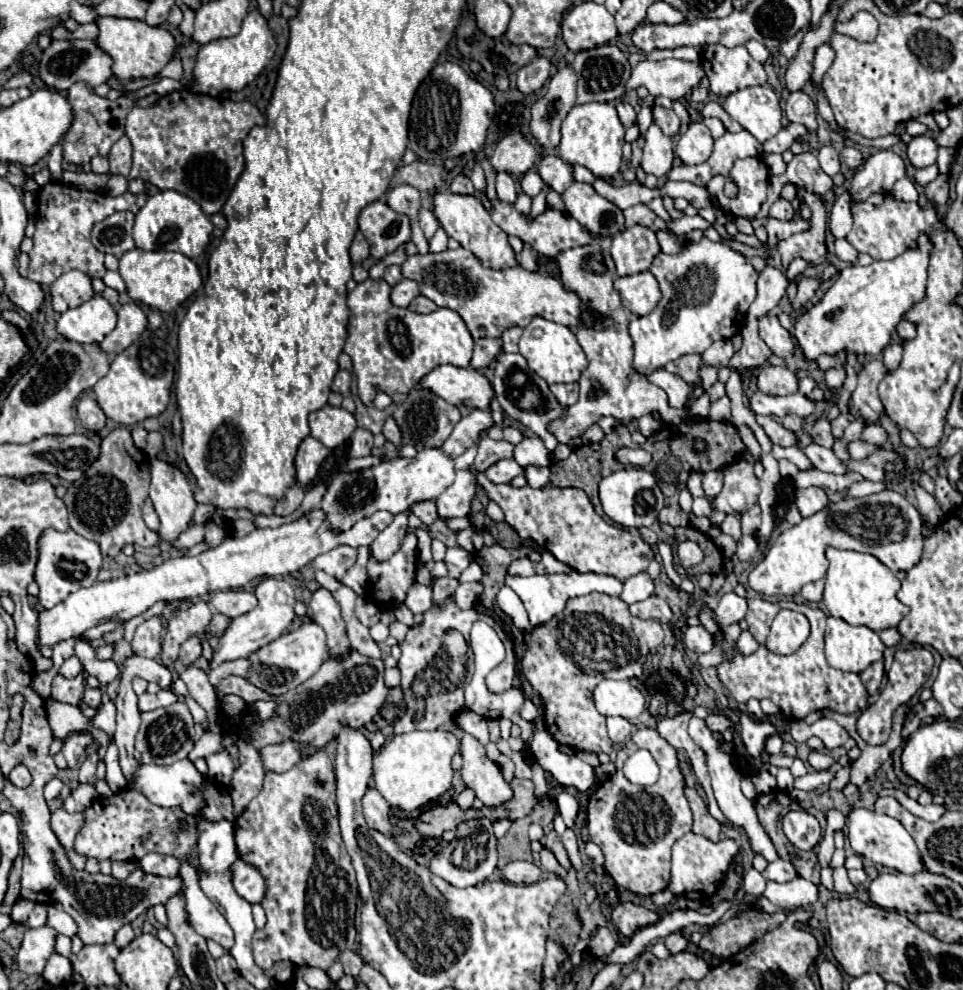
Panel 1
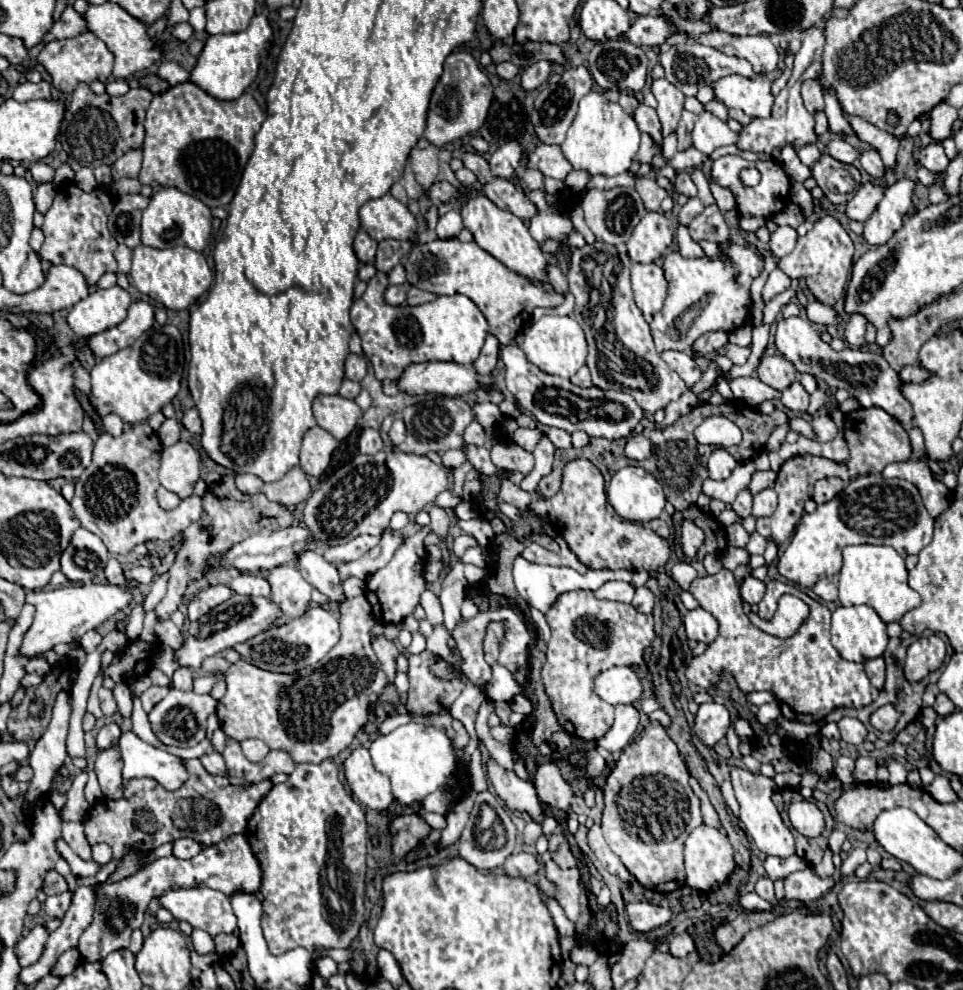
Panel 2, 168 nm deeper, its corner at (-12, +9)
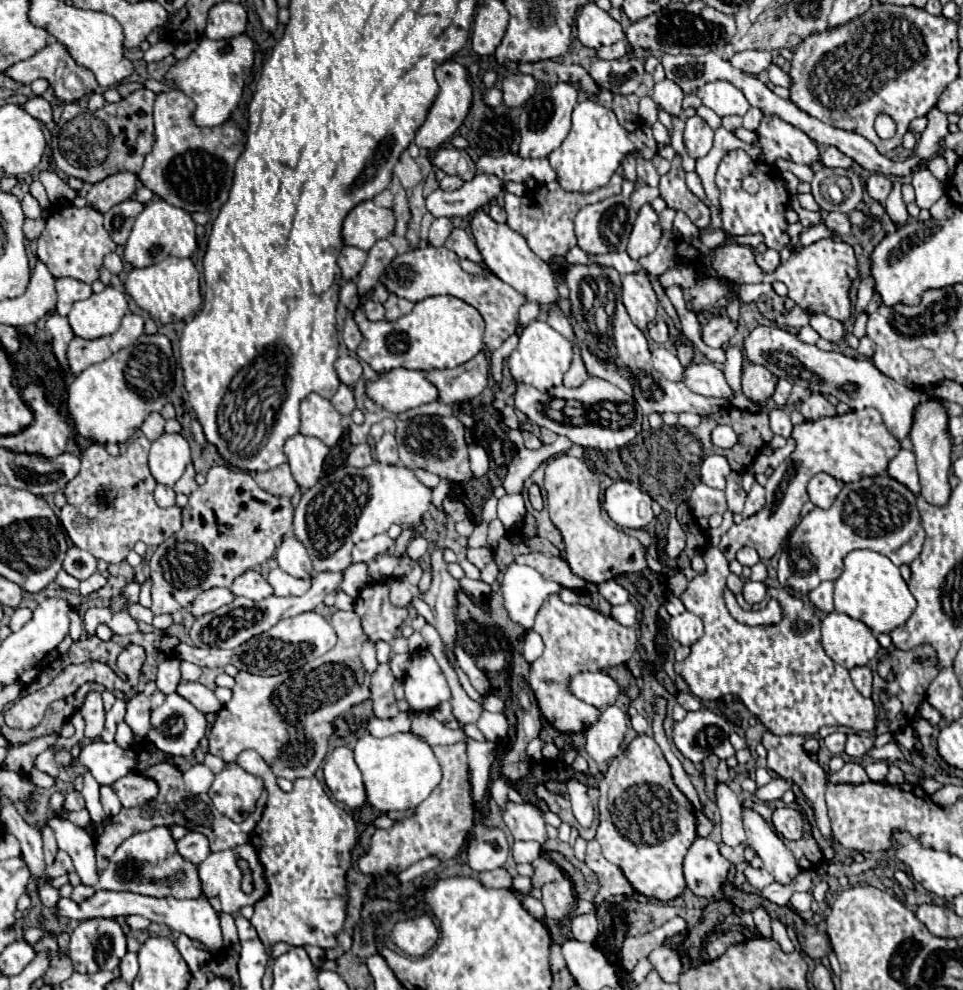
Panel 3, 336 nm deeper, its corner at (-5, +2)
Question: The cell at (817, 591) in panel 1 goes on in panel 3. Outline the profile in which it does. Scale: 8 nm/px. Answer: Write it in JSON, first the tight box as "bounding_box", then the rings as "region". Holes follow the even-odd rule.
{"bounding_box":[809,581,833,613],"region":[[[823,581],[817,589],[813,589],[809,593],[809,599],[823,613],[831,613],[833,611],[833,583],[831,581]]]}

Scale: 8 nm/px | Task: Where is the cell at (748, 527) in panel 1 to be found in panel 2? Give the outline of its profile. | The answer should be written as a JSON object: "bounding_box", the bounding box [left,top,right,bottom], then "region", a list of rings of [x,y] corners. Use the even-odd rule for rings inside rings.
{"bounding_box":[752,488,776,518],"region":[[[766,488],[766,490],[762,490],[760,494],[754,496],[754,506],[752,506],[754,518],[772,516],[774,510],[776,510],[776,492],[772,488]]]}

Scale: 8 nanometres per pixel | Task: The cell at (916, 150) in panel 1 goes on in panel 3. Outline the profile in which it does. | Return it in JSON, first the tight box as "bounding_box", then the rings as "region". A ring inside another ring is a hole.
{"bounding_box":[913,169,943,209],"region":[[[917,169],[913,173],[913,189],[915,189],[915,203],[919,209],[931,209],[933,203],[943,197],[943,185],[931,175],[929,169]]]}

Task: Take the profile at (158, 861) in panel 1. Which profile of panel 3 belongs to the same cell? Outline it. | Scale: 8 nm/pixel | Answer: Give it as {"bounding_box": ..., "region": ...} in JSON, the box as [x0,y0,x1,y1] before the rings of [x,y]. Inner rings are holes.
{"bounding_box":[177,831,211,865],"region":[[[189,831],[177,845],[179,845],[179,853],[185,859],[193,861],[195,865],[205,861],[209,857],[209,853],[211,853],[207,837],[203,833],[197,833],[197,831]]]}

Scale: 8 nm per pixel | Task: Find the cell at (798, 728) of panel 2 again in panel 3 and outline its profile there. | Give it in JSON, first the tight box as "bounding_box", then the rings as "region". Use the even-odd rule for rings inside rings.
{"bounding_box":[763,733,839,845],"region":[[[765,733],[763,735],[763,745],[767,749],[767,769],[775,771],[779,777],[783,779],[789,779],[793,781],[795,785],[799,785],[801,793],[807,797],[807,801],[811,803],[813,811],[815,811],[815,819],[817,819],[817,827],[821,831],[821,835],[835,845],[839,845],[831,833],[831,823],[829,823],[829,817],[827,817],[827,807],[825,807],[825,785],[827,785],[827,775],[823,771],[823,767],[813,761],[805,751],[803,751],[803,737],[801,735],[773,735],[773,733]]]}

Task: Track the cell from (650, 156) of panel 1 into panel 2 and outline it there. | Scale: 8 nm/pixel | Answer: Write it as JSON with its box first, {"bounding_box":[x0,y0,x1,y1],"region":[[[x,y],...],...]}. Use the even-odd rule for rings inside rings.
{"bounding_box":[652,78,684,138],"region":[[[666,78],[654,80],[652,94],[658,100],[656,110],[658,110],[658,118],[662,124],[662,136],[666,138],[668,134],[676,132],[676,128],[678,128],[678,120],[684,110],[684,94],[680,90],[676,90],[676,86],[672,86]]]}

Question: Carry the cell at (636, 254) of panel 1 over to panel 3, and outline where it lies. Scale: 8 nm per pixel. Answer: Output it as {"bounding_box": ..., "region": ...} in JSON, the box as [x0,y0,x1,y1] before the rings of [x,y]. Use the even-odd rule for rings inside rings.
{"bounding_box":[627,205,661,259],"region":[[[643,205],[639,209],[637,221],[633,225],[627,253],[631,259],[639,259],[643,255],[649,255],[655,251],[661,239],[661,225],[659,225],[659,215],[653,211],[651,205]]]}

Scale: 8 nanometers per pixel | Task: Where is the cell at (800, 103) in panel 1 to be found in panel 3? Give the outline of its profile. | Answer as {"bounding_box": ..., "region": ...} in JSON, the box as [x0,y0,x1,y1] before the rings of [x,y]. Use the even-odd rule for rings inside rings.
{"bounding_box":[767,63,789,88],"region":[[[771,63],[767,67],[767,75],[769,75],[769,79],[771,79],[773,85],[789,88],[789,75],[783,73],[775,63]]]}

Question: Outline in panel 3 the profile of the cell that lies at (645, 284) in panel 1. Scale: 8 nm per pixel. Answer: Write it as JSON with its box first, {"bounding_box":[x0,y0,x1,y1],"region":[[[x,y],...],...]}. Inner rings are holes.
{"bounding_box":[623,273,657,331],"region":[[[639,273],[625,275],[623,299],[631,321],[641,331],[647,331],[647,325],[655,321],[655,315],[657,315],[657,295],[651,287],[651,281]]]}

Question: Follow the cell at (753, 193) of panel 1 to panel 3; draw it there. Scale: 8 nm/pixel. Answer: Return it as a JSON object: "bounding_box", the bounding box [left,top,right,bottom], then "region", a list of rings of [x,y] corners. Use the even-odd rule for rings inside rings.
{"bounding_box":[715,149,791,251],"region":[[[743,149],[729,151],[717,169],[715,175],[715,185],[719,189],[719,201],[721,201],[721,219],[723,219],[723,229],[731,235],[749,235],[749,233],[763,233],[765,235],[765,245],[769,249],[781,251],[783,247],[789,247],[791,239],[787,235],[787,219],[785,219],[785,209],[789,201],[789,193],[783,185],[781,173],[763,161],[753,161]],[[745,175],[753,175],[759,179],[761,191],[757,195],[749,195],[743,191],[741,181]]]}

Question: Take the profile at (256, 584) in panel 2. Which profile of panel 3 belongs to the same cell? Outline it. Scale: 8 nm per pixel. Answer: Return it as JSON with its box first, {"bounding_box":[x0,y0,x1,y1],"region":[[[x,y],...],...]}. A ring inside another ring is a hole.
{"bounding_box":[229,571,273,601],"region":[[[245,571],[243,575],[239,575],[233,585],[229,587],[235,595],[241,595],[241,597],[247,597],[251,601],[261,601],[269,595],[273,595],[273,587],[267,583],[267,579],[257,573],[257,571]]]}

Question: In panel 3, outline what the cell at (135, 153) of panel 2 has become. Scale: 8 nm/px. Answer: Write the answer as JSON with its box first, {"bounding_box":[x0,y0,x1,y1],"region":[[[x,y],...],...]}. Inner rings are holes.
{"bounding_box":[87,173,137,213],"region":[[[117,173],[113,177],[107,177],[87,191],[87,205],[97,209],[99,213],[107,213],[113,205],[131,199],[135,195],[135,185],[137,177],[133,173]]]}

